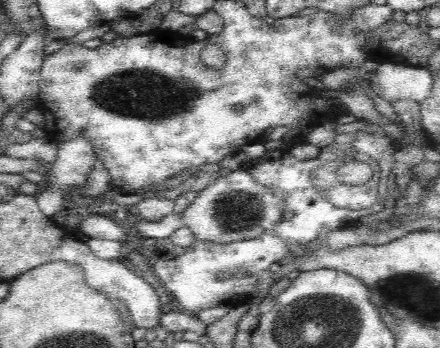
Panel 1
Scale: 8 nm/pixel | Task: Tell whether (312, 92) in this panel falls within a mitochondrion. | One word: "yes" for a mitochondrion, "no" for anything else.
no

